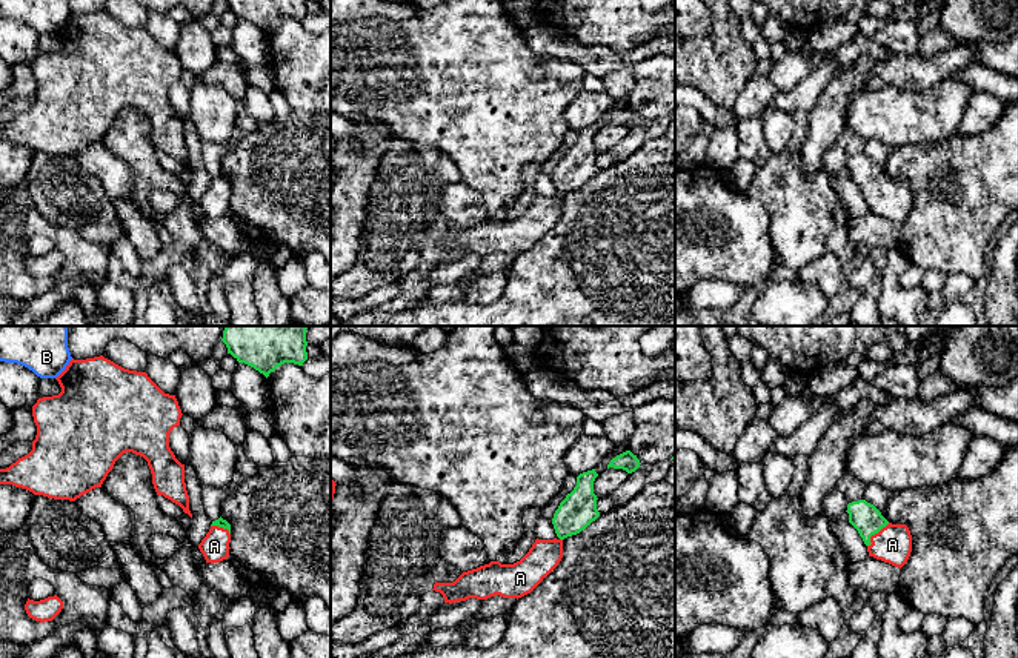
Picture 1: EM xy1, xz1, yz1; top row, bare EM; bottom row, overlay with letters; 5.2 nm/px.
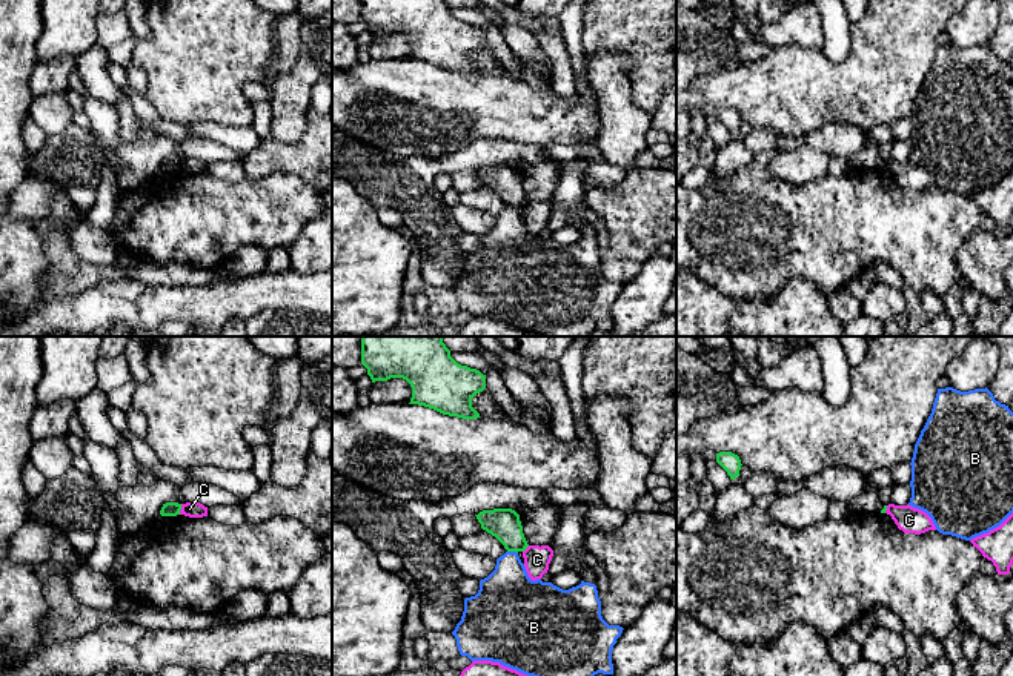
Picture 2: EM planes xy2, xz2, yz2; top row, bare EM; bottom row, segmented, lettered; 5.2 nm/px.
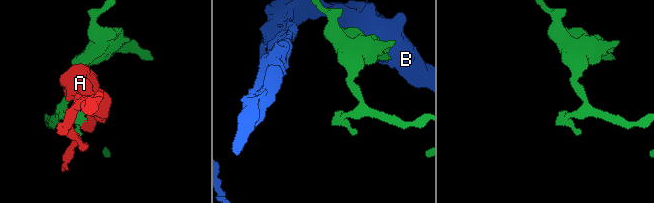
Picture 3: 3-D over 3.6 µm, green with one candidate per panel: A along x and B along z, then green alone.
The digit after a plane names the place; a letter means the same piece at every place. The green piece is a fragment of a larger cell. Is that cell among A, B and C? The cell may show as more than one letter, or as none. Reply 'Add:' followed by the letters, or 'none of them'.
Add: A

